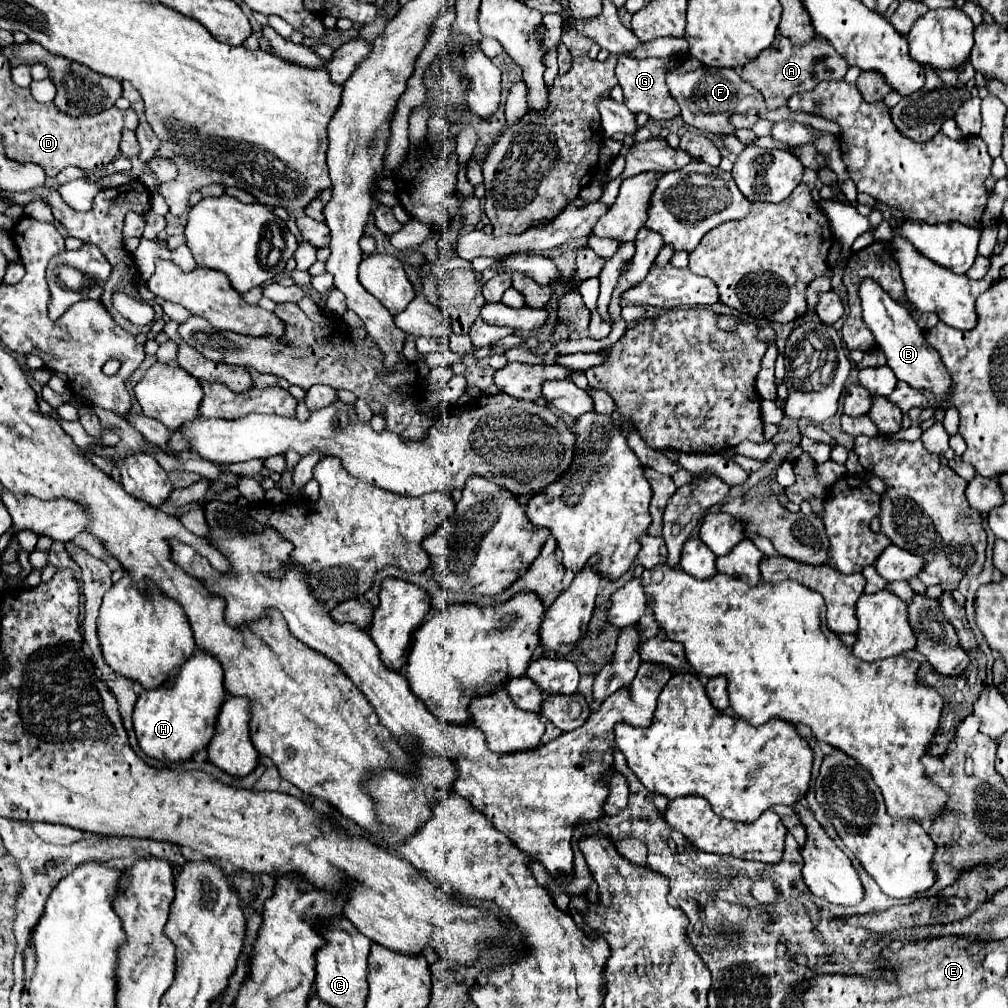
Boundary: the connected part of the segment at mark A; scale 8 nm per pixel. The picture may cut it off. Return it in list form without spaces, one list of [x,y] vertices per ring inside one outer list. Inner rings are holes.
[[[779,35],[777,41],[773,41],[773,45],[769,47],[769,51],[761,53],[761,57],[757,57],[757,61],[751,61],[749,65],[743,67],[741,79],[747,81],[749,85],[753,85],[763,95],[767,109],[773,111],[773,109],[787,105],[791,95],[813,91],[817,87],[817,81],[843,79],[847,69],[849,69],[849,65],[845,65],[845,61],[841,61],[841,57],[837,57],[835,49],[823,37],[815,37],[813,41],[809,41],[801,47],[793,47],[787,37]]]

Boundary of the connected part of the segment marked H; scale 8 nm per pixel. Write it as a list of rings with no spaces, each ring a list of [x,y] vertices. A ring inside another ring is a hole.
[[[195,651],[179,673],[159,689],[143,691],[135,703],[133,729],[141,751],[159,761],[181,763],[191,759],[195,751],[207,747],[213,737],[219,709],[225,701],[223,669],[215,657],[203,651]]]

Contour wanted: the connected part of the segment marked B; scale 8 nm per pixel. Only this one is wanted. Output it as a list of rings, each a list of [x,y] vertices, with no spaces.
[[[863,281],[859,297],[863,305],[863,321],[873,331],[877,347],[885,353],[887,365],[893,369],[895,377],[909,383],[917,391],[931,391],[935,405],[941,405],[951,395],[953,381],[947,373],[947,367],[941,363],[939,353],[923,337],[923,331],[919,329],[913,315],[903,305],[893,301],[875,281]]]

